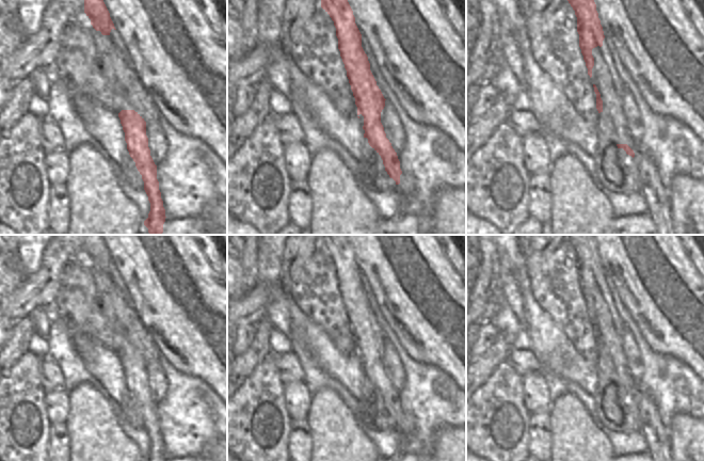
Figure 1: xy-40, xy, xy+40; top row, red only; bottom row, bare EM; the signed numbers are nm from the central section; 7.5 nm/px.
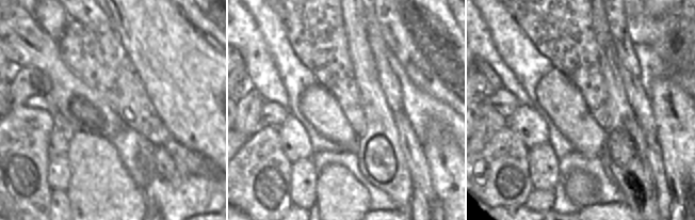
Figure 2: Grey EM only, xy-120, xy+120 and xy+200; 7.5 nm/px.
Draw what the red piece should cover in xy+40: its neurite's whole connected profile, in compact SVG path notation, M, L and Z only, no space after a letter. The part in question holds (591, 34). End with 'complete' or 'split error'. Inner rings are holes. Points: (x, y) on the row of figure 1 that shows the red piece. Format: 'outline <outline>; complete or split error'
outline M567 0L577 17L577 32L579 34L579 47L588 68L588 75L592 77L594 58L592 49L603 46L605 38L603 27L596 11L594 0Z; complete

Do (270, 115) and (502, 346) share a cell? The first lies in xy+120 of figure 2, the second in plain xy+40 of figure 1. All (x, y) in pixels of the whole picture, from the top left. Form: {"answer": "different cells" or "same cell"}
{"answer": "different cells"}

